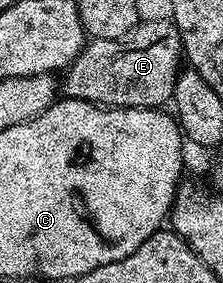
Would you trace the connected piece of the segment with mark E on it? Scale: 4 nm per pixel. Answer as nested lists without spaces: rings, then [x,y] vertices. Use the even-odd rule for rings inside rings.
[[[167,18],[144,19],[119,38],[88,39],[77,58],[65,69],[65,75],[62,77],[64,80],[61,80],[61,92],[64,97],[101,104],[105,108],[163,108],[173,94],[173,86],[175,79],[179,77],[183,59],[183,43],[174,23]]]

